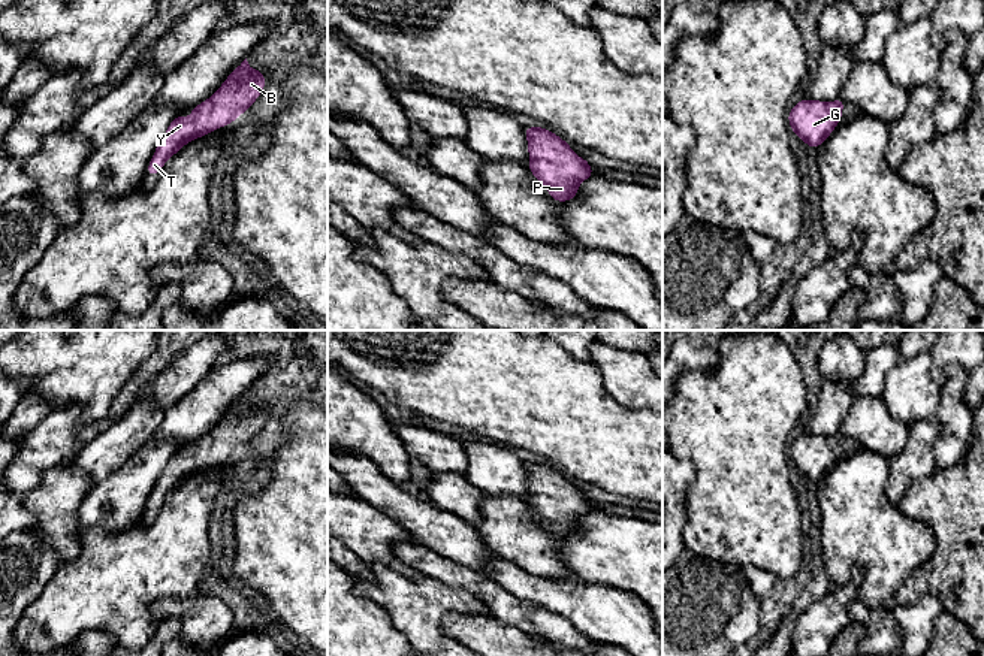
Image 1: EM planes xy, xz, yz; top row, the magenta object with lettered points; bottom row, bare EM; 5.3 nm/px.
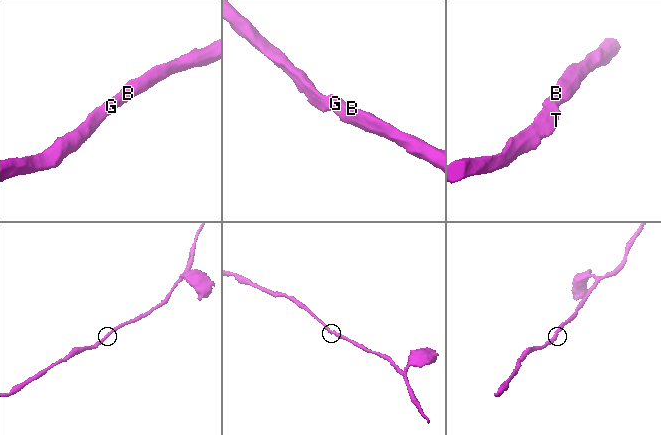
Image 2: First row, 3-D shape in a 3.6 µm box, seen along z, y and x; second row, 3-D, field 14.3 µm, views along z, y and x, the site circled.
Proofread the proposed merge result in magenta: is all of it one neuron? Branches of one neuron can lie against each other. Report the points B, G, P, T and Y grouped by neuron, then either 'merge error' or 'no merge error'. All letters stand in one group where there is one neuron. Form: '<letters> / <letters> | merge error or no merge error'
B G P T Y | no merge error

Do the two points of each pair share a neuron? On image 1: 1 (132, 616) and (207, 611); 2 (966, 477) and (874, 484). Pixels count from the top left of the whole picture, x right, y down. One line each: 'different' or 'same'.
1: different
2: different

